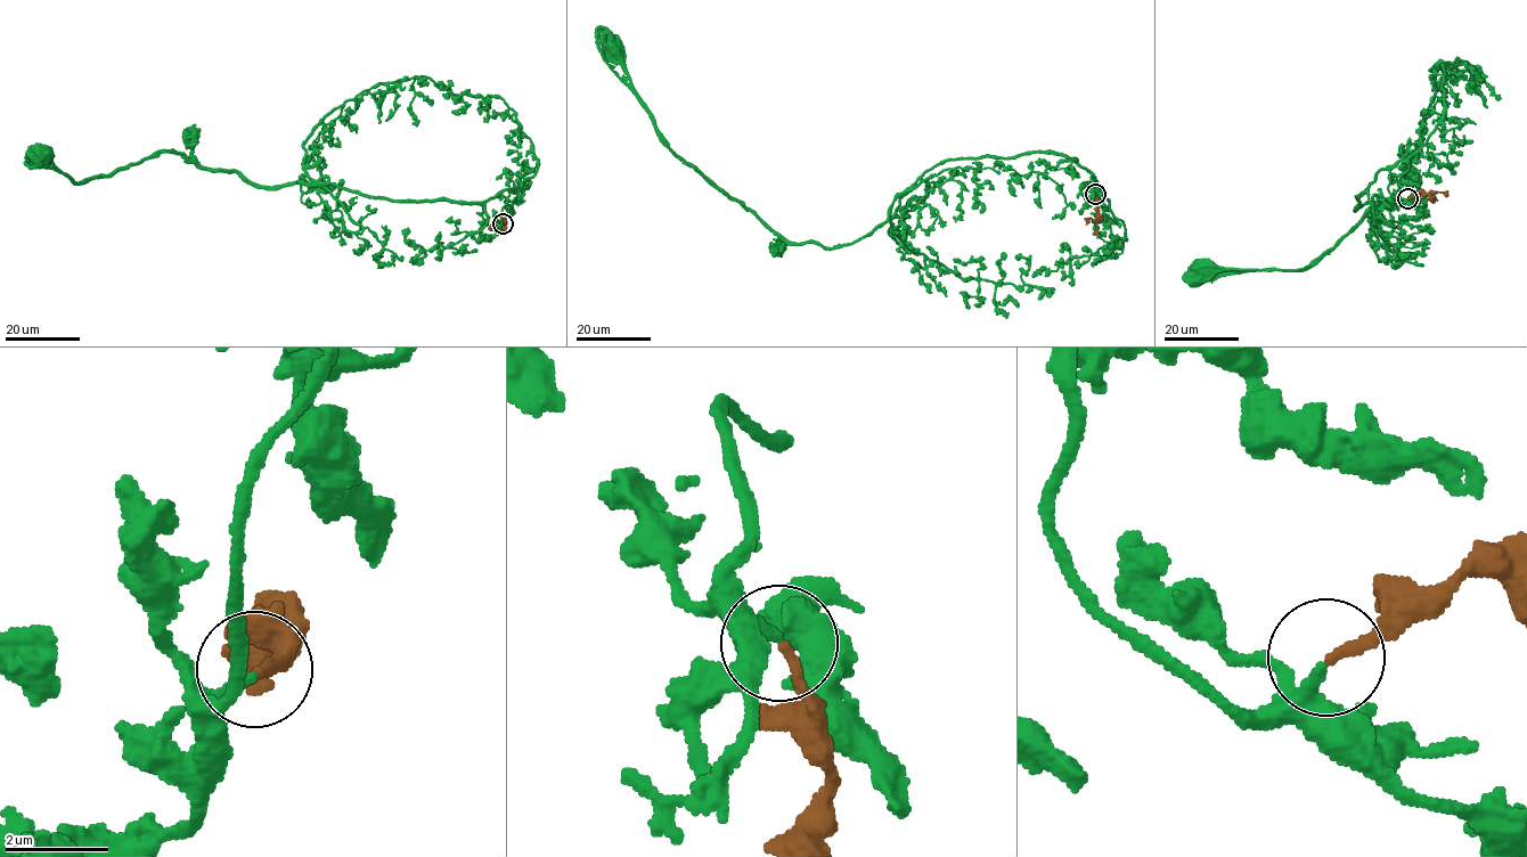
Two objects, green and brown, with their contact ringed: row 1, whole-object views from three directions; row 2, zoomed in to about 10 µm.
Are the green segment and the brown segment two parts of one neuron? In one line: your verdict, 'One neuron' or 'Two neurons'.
One neuron

